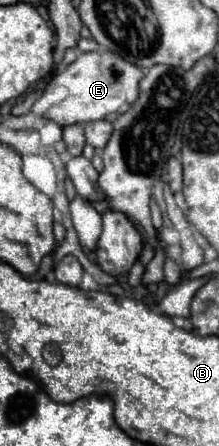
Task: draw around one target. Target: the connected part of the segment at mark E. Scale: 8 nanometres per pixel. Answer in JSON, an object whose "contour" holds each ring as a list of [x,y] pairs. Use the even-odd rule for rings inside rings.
{"contour":[[[110,50],[80,54],[76,62],[68,64],[50,82],[50,90],[68,88],[68,94],[58,104],[54,104],[44,114],[44,118],[50,118],[58,122],[60,126],[68,126],[76,122],[92,122],[92,120],[114,122],[138,100],[138,84],[142,78],[144,78],[144,72],[140,66],[130,64],[124,58],[118,58]]]}

